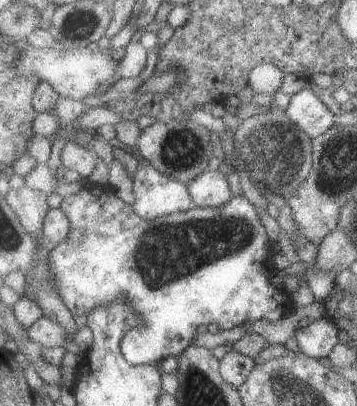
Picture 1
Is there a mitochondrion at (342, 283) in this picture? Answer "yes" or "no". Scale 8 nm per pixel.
no

